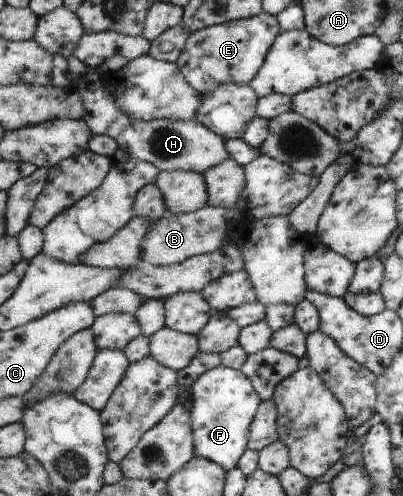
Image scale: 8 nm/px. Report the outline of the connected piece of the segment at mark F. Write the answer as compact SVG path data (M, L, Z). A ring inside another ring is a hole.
M218 367L203 374L192 387L193 429L197 443L197 456L225 467L236 469L249 444L249 429L261 406L252 380L241 369Z

